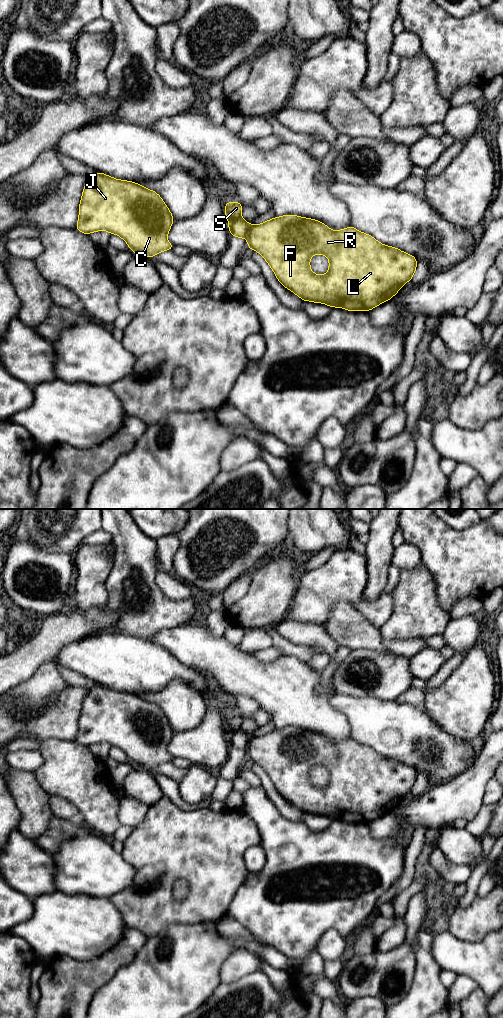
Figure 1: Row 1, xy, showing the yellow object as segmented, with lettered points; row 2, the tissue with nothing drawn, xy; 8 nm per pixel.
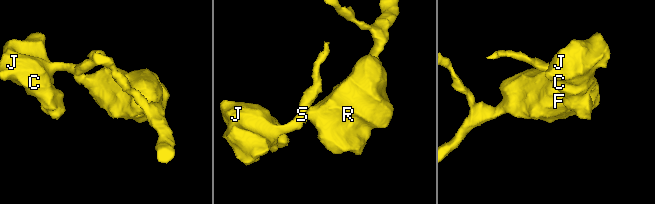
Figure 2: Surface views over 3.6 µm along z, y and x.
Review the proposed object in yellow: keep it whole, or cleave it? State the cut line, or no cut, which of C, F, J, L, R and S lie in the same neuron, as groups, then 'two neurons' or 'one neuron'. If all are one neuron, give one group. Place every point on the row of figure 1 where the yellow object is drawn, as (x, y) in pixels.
cut xy (250, 225), (245, 237); groups C J S / F L R; two neurons

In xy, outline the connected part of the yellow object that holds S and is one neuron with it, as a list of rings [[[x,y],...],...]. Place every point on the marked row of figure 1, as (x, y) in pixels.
[[[237,201],[226,202],[225,206],[225,215],[229,221],[230,234],[237,238],[246,238],[250,227],[250,223],[241,217],[242,208],[243,206]]]

